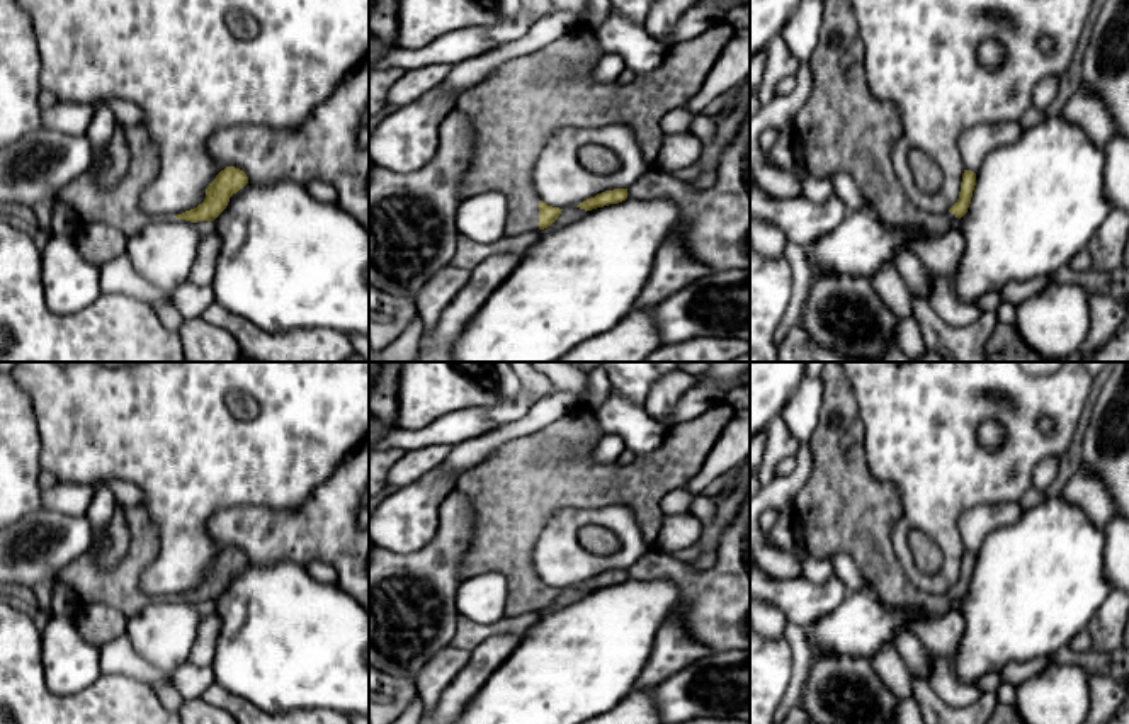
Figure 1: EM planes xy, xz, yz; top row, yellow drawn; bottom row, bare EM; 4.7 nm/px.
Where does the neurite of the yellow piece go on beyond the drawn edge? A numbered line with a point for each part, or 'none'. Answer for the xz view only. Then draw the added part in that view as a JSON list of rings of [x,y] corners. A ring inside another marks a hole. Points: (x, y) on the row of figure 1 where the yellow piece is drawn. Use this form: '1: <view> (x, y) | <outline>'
1: xz (514, 111) | [[[721,20],[699,36],[667,48],[663,63],[651,73],[636,76],[627,85],[600,83],[595,68],[604,56],[595,32],[580,24],[559,39],[510,59],[457,97],[456,110],[462,112],[474,129],[474,150],[461,180],[461,197],[474,197],[496,190],[508,199],[508,218],[503,236],[539,231],[539,197],[532,184],[534,165],[561,127],[595,129],[626,124],[648,165],[655,167],[663,141],[660,121],[672,110],[680,110],[701,92],[712,65],[733,39],[736,29]],[[546,65],[575,65],[582,71],[571,78],[546,78]]]

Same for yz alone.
1: yz (842, 128) | [[[823,0],[823,27],[809,63],[814,87],[792,122],[806,170],[820,178],[837,172],[848,173],[867,199],[869,209],[888,226],[923,228],[935,236],[957,226],[959,218],[952,212],[932,214],[913,206],[898,182],[891,146],[903,127],[889,104],[877,100],[869,90],[864,42],[848,0]]]

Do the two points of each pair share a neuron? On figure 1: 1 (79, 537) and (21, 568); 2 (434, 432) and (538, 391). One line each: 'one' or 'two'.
1: one
2: two

